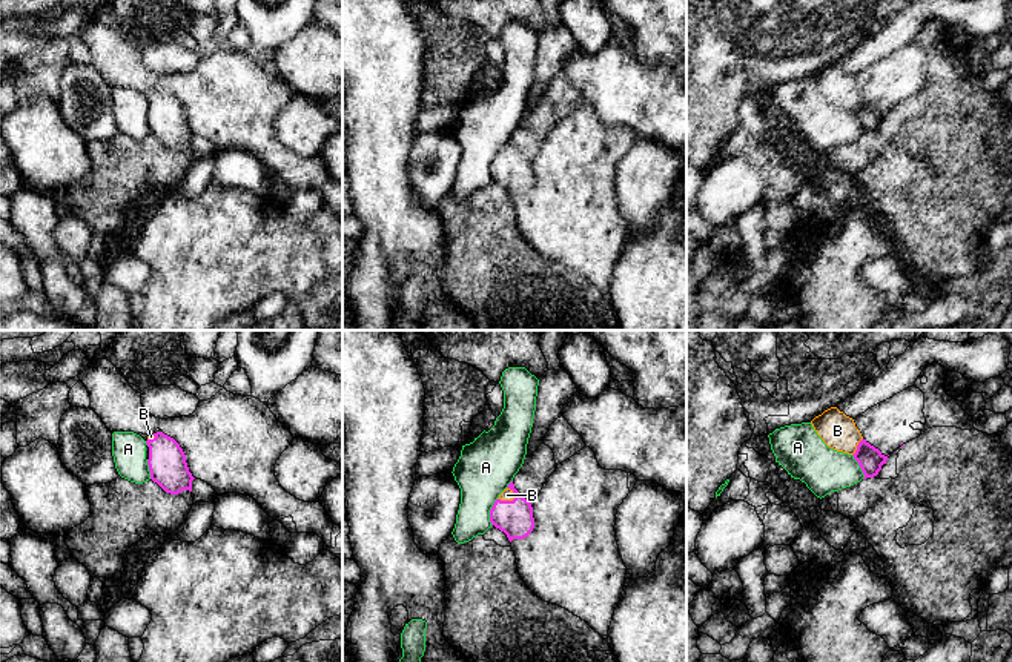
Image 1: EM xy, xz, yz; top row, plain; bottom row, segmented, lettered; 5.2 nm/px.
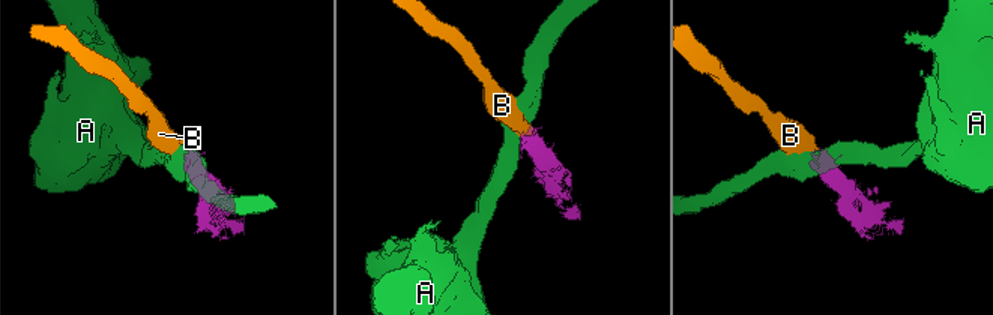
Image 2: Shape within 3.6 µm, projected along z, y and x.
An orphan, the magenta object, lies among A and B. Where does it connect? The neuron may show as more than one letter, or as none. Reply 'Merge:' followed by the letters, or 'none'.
Merge: B

